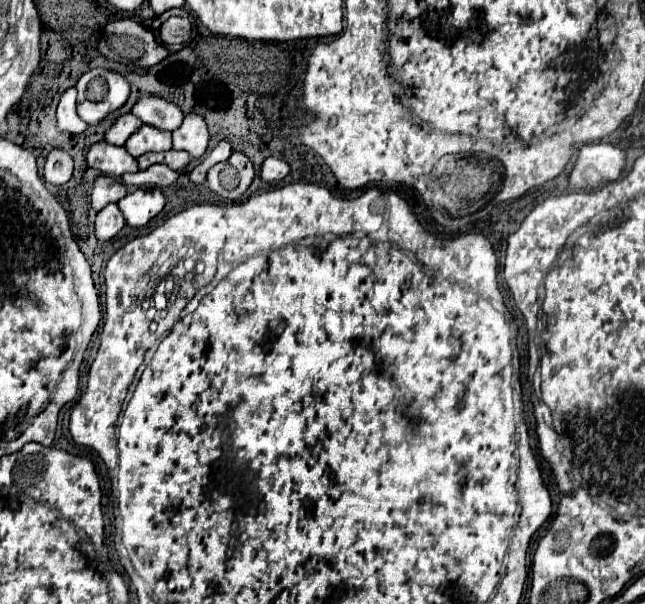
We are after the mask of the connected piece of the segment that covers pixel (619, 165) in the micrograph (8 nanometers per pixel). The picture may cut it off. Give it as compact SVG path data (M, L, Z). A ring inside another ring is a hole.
M607 142L587 144L581 148L577 164L569 174L569 182L583 190L595 190L607 182L619 180L625 162L627 156L619 146Z

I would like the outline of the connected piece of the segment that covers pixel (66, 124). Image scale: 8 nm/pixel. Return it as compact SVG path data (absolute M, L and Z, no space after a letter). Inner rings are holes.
M69 88L57 106L57 128L61 132L69 132L69 134L83 134L89 126L77 116L77 108L75 108L75 98L77 98L77 90Z

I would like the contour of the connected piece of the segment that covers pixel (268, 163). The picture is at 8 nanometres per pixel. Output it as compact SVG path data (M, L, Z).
M267 158L261 166L261 178L265 182L275 182L275 180L283 180L289 174L289 164L279 160L279 158Z

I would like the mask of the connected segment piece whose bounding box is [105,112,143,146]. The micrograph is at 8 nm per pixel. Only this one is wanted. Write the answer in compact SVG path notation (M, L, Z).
M131 112L123 114L117 118L117 122L107 130L105 134L105 142L115 144L115 146L123 146L127 142L127 138L131 134L135 134L135 130L139 130L143 122L139 122L139 118L135 118Z

